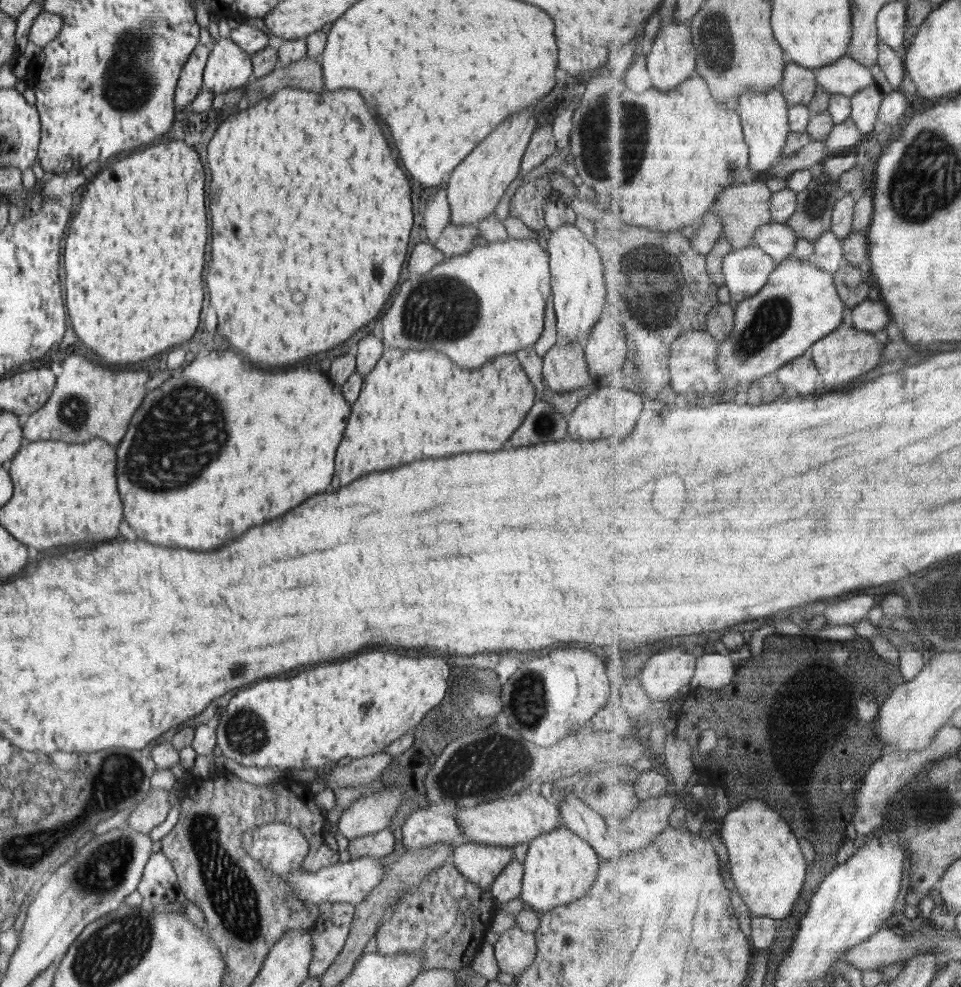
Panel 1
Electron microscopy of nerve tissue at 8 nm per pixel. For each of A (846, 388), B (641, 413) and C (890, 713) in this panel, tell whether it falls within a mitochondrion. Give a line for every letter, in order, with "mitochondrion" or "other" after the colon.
A: other
B: other
C: mitochondrion

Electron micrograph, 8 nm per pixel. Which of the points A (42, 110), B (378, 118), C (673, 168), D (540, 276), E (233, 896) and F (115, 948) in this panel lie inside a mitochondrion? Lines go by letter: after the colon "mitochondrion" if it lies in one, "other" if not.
A: other
B: other
C: other
D: other
E: mitochondrion
F: mitochondrion

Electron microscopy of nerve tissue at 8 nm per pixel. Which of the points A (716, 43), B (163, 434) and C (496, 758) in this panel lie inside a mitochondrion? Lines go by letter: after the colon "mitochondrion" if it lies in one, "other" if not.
A: mitochondrion
B: mitochondrion
C: mitochondrion

